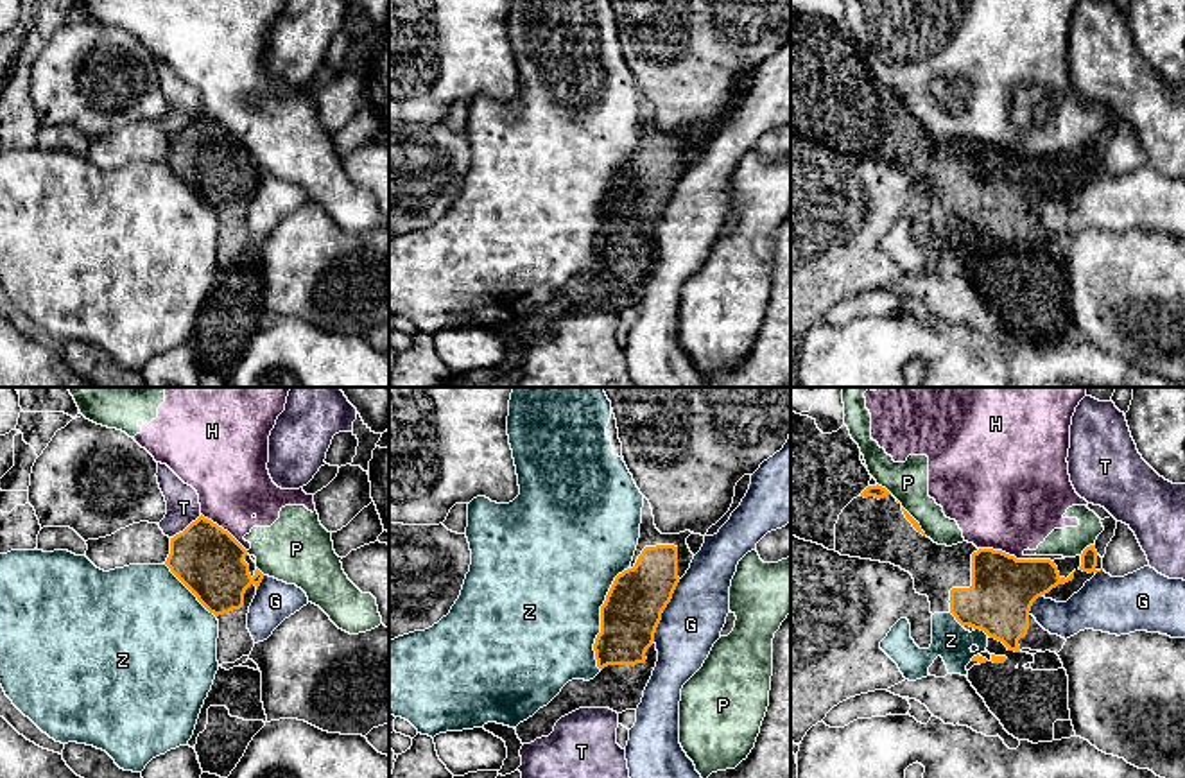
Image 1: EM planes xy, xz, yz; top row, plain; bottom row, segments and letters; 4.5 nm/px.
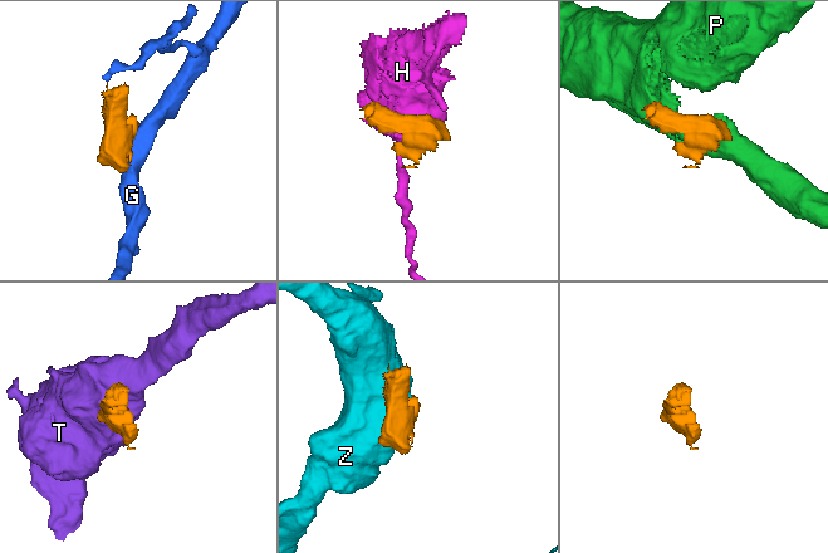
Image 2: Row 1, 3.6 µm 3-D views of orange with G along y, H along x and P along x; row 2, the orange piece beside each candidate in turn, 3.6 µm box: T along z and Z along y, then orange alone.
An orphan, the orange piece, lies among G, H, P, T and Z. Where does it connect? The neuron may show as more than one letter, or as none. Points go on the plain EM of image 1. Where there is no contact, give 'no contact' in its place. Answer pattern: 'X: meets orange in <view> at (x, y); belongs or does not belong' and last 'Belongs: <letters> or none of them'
G: meets orange in xz at (664, 207); does not belong
H: meets orange in yz at (1015, 156); does not belong
P: meets orange in yz at (1087, 146); does not belong
T: meets orange in xy at (187, 126); does not belong
Z: meets orange in xz at (601, 216); does not belong
Belongs: none of them

